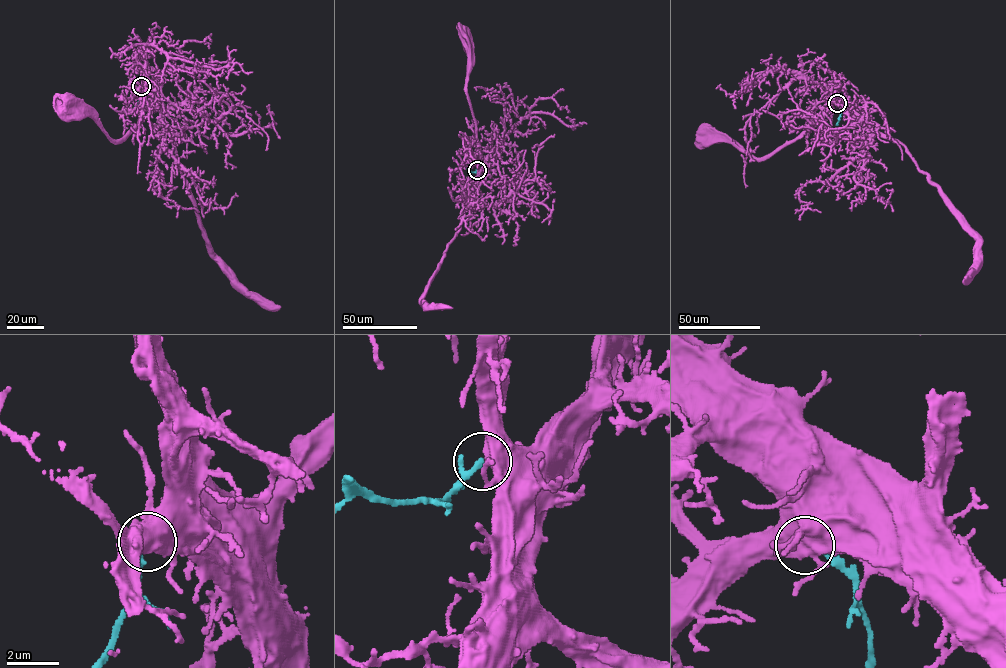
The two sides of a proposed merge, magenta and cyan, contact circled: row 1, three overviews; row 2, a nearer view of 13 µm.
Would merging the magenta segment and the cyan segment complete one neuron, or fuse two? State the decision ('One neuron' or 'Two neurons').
One neuron

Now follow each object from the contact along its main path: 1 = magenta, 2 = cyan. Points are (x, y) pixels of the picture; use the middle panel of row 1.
1: (478, 170), (478, 178), (460, 230), (443, 253), (421, 297), (422, 301), (438, 306)
2: (477, 170), (472, 172), (464, 165)

